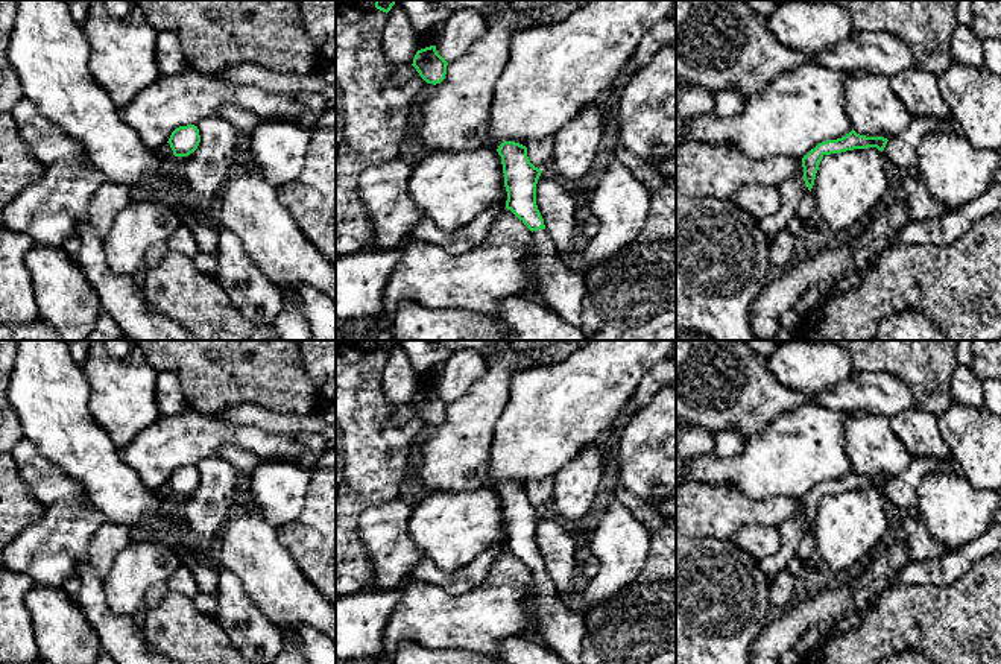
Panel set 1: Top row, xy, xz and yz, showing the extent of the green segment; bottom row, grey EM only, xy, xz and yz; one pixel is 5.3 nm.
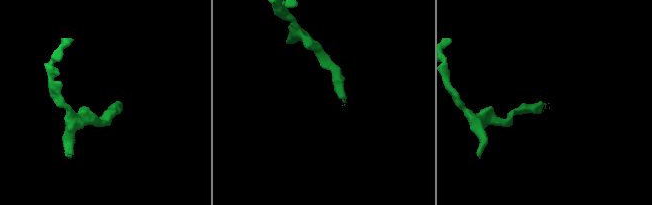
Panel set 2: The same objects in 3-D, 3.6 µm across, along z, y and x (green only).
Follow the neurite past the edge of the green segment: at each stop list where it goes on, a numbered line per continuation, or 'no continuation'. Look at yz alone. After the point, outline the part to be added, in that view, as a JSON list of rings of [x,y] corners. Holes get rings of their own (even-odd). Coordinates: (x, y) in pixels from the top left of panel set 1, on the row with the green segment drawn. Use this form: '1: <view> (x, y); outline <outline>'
no continuation

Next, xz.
1: xz (562, 289); outline [[[545,229],[532,232],[533,269],[536,292],[547,305],[574,327],[582,322],[582,301],[585,296],[583,274],[573,272],[557,254],[556,243]]]

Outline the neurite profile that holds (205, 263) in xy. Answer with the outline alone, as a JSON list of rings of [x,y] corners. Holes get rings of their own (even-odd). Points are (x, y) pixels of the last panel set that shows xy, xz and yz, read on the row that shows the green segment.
[[[197,251],[191,258],[193,258],[193,264],[202,274],[214,275],[214,272],[216,272],[216,260],[211,255]]]

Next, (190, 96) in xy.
[[[187,67],[173,76],[161,76],[140,91],[118,114],[149,149],[166,144],[179,126],[197,125],[219,114],[226,105],[238,105],[263,122],[293,122],[304,112],[322,114],[327,102],[319,94],[270,94],[254,85],[232,85],[217,73]]]

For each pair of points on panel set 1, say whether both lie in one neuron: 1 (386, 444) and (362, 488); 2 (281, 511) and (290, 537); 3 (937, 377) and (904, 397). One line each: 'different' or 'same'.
1: same
2: different
3: different

